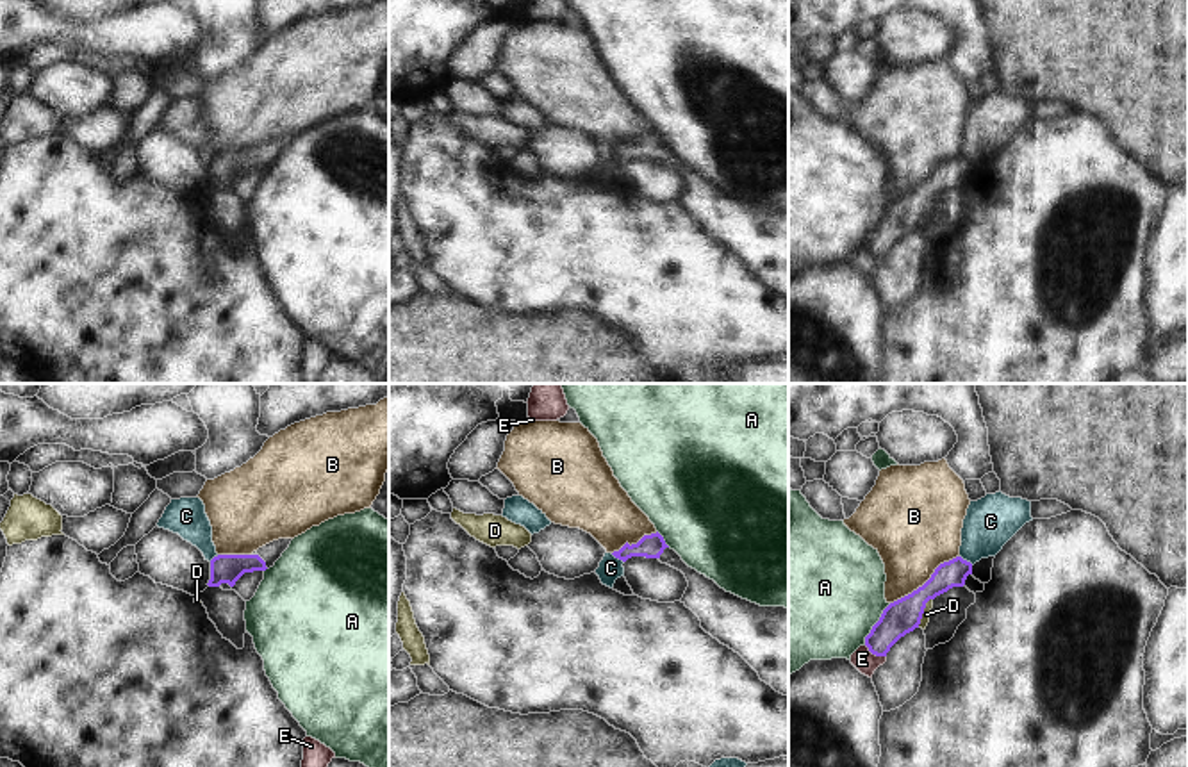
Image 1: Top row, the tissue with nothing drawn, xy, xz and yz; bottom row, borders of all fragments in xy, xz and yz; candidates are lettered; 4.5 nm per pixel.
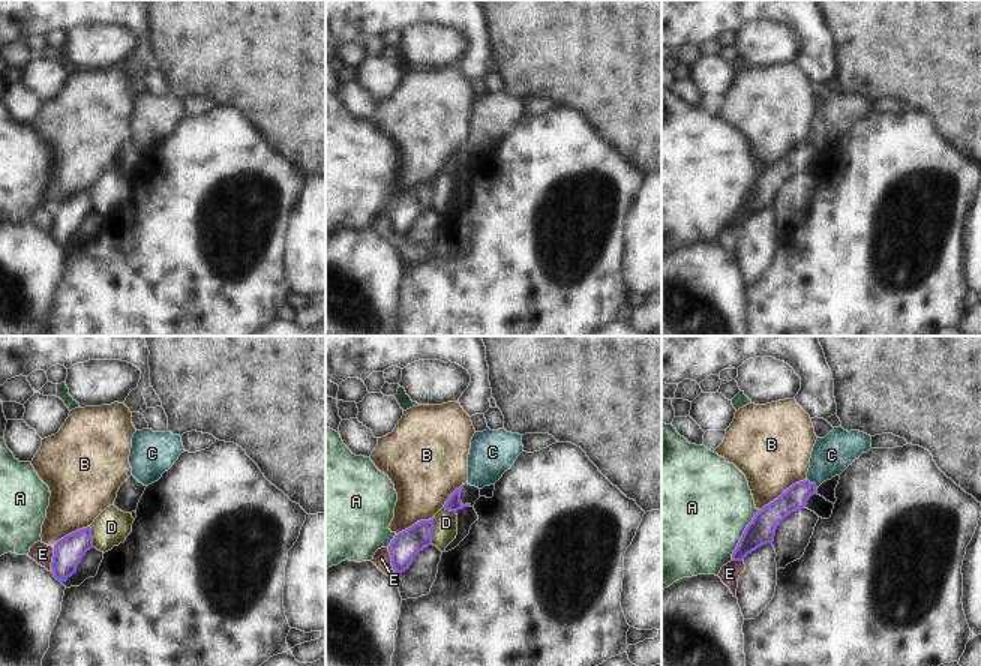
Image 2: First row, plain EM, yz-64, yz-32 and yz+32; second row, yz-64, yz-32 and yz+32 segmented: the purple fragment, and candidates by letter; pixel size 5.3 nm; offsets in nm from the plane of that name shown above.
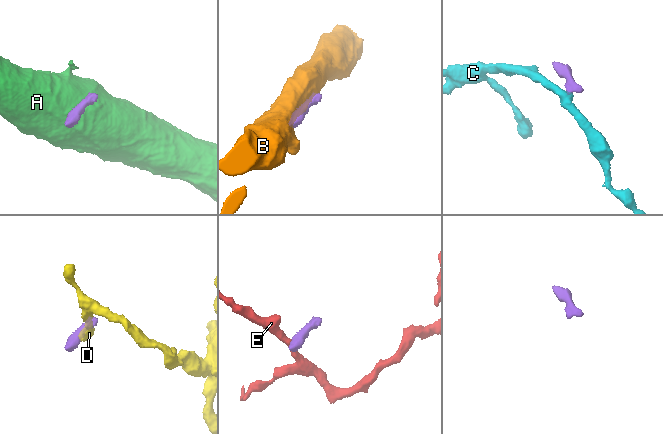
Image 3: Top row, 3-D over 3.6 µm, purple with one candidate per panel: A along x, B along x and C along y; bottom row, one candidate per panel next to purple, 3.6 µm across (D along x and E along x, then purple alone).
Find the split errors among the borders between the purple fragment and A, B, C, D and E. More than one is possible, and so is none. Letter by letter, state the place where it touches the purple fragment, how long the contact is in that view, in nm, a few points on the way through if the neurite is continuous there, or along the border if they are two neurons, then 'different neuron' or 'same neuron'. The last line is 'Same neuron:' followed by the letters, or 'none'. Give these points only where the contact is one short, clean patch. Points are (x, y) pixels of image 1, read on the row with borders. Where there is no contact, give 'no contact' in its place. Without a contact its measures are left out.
A: meets purple in yz at (874, 625); contact 220 nm long; different neuron
B: meets purple in yz at (926, 582); contact 380 nm long; different neuron
C: meets purple in xz at (618, 557); contact 80 nm long; border along xz (610, 553), (623, 562); different neuron
D: meets purple in yz at (923, 612); contact 150 nm long; border along yz (932, 598), (917, 626); different neuron
E: meets purple in yz at (874, 653); contact 110 nm long; border along yz (866, 644), (873, 653), (885, 657); different neuron
Same neuron: none

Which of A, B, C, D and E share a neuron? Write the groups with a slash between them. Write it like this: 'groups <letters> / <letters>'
groups A / B / C / D / E

